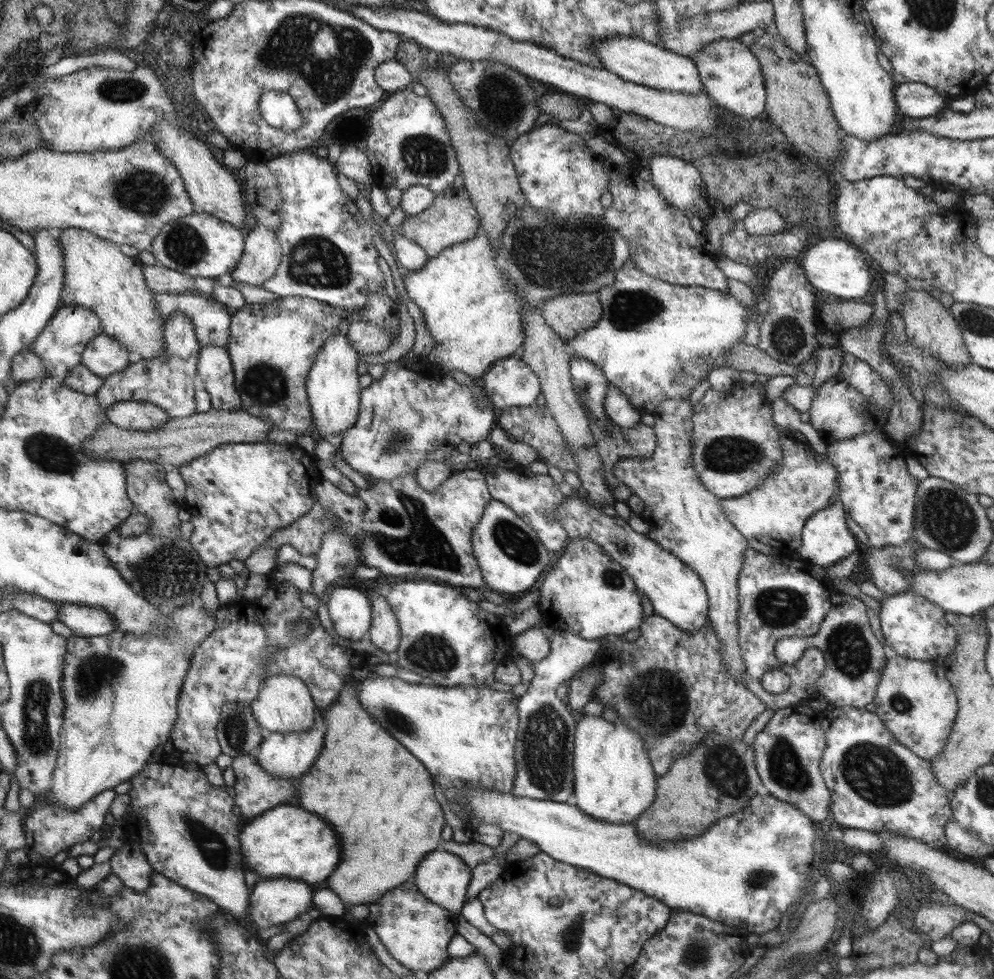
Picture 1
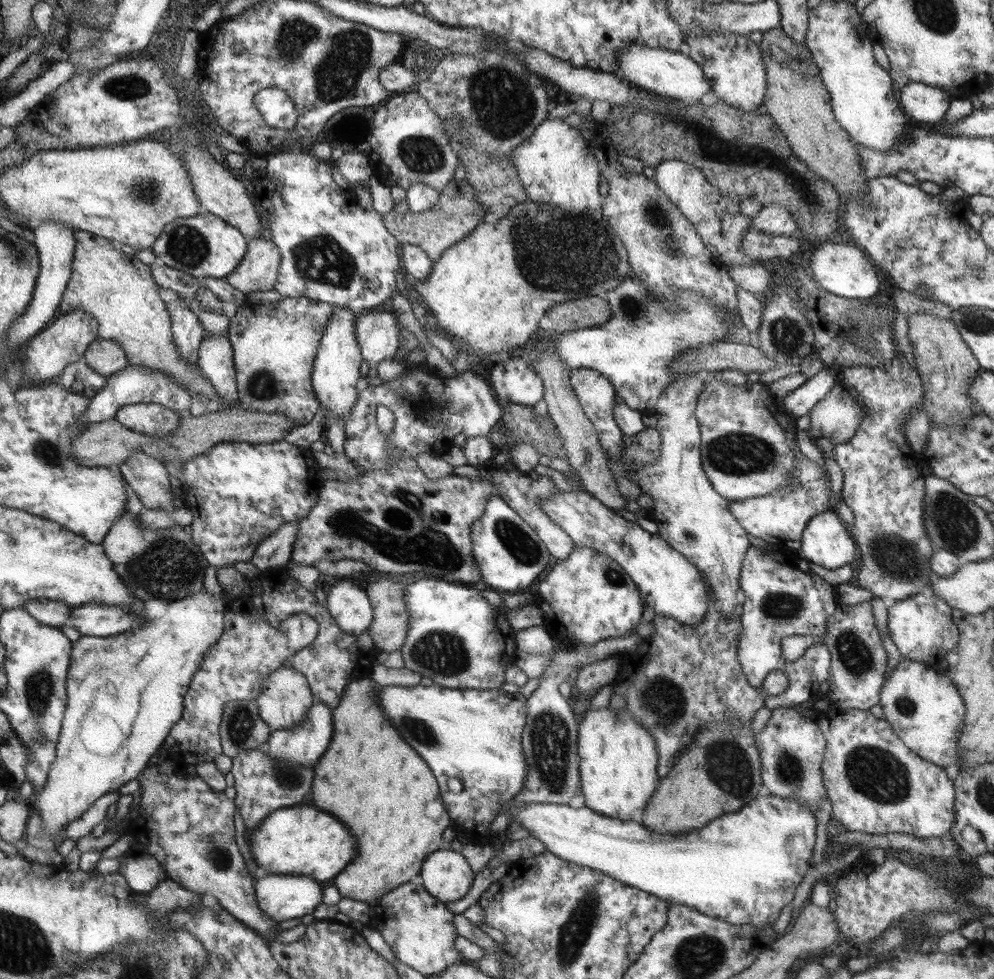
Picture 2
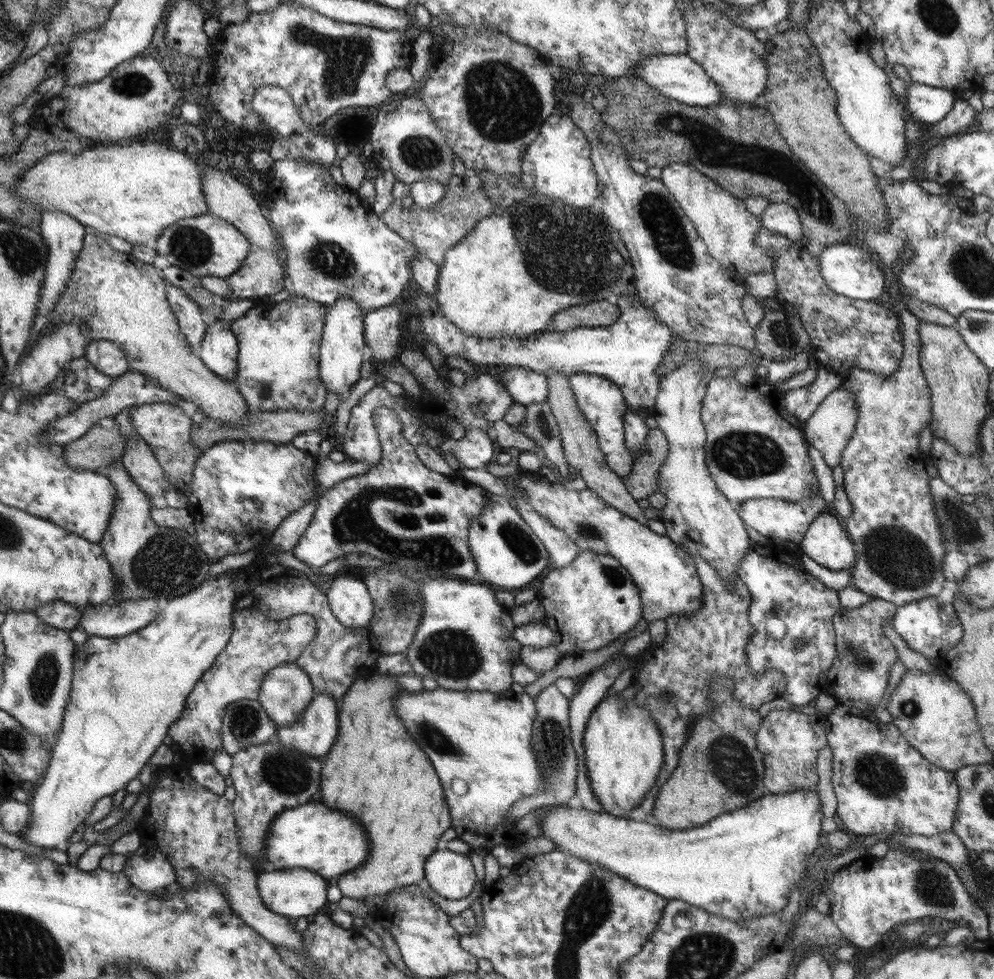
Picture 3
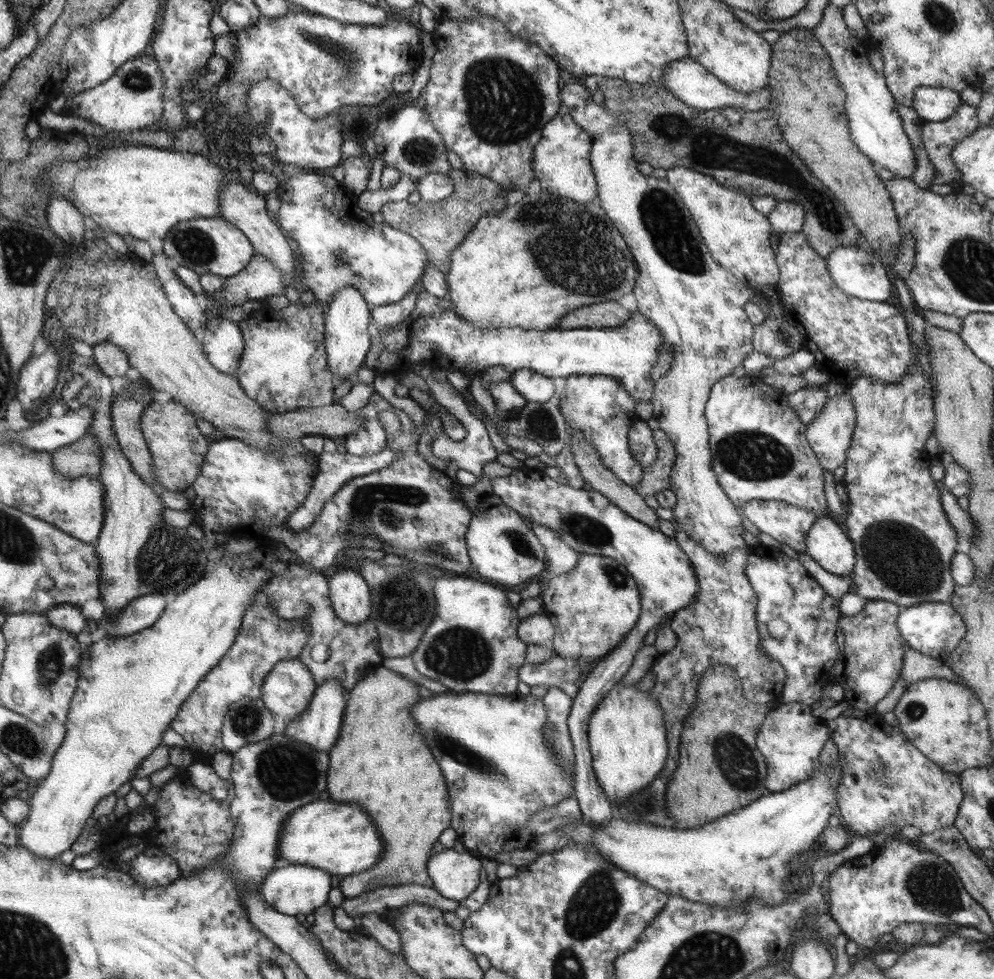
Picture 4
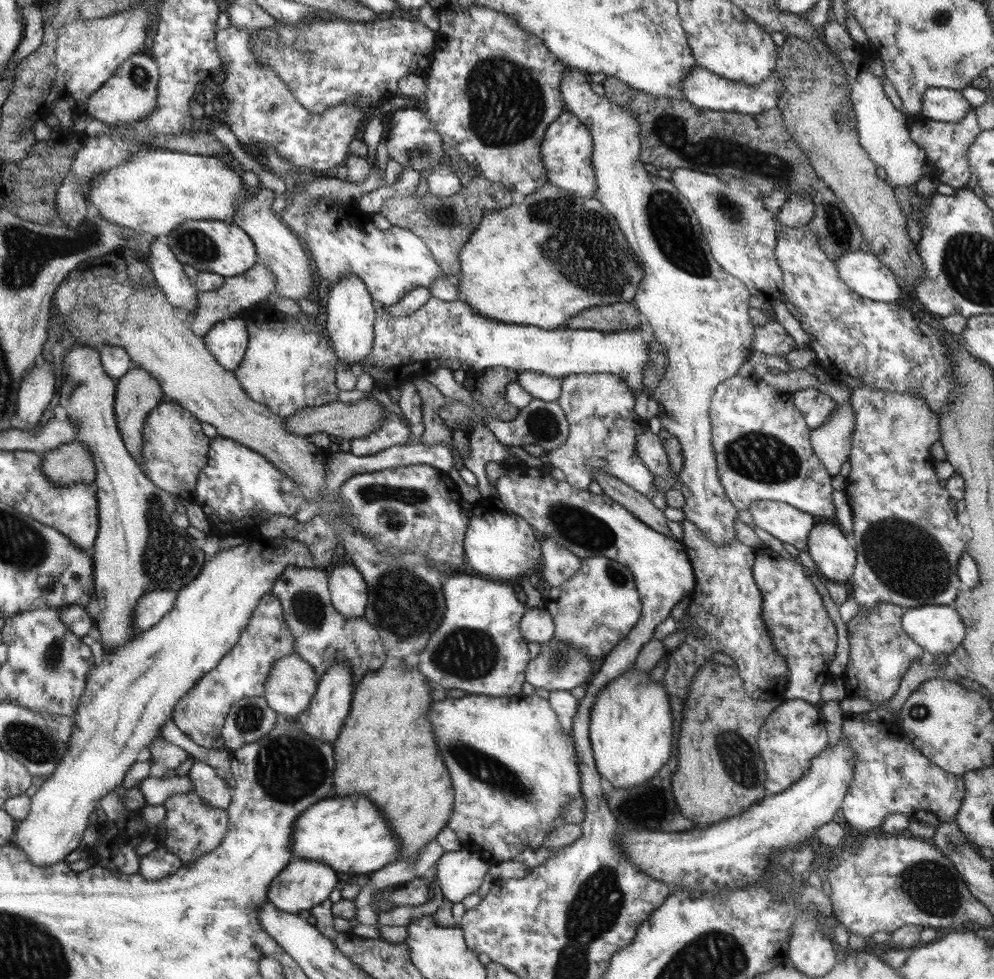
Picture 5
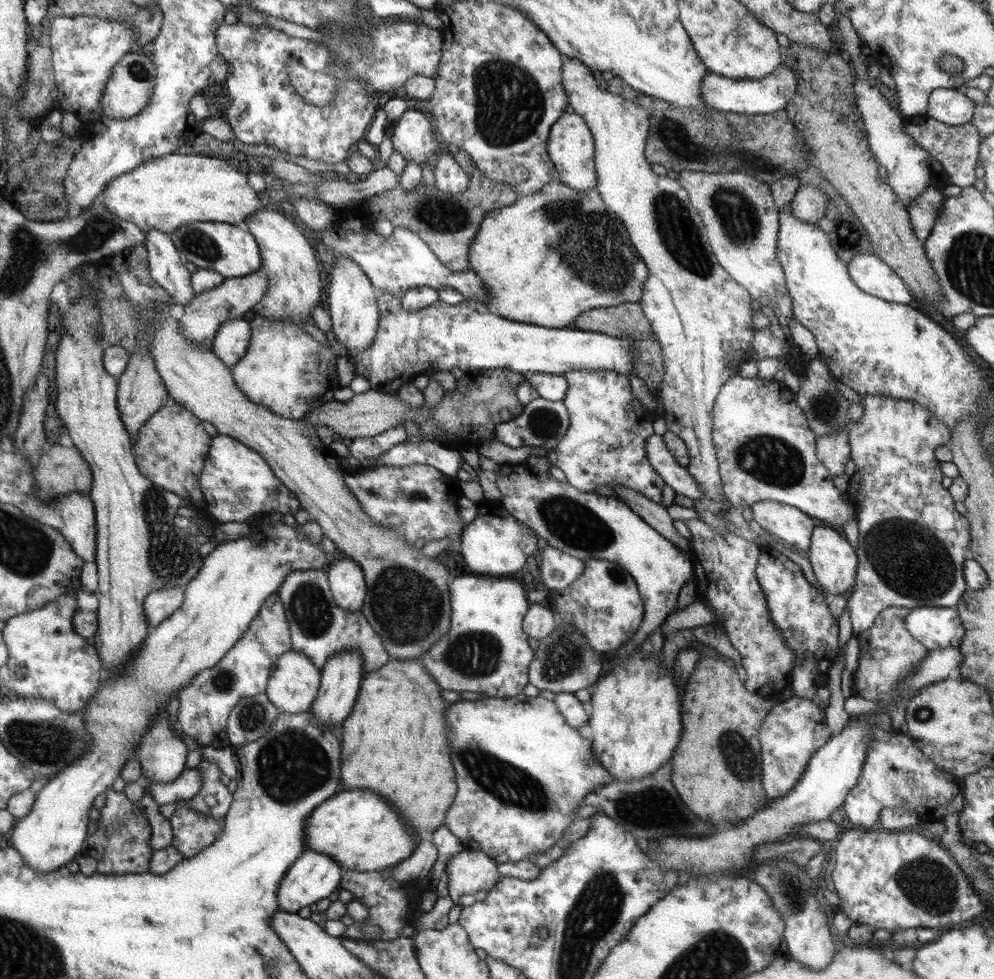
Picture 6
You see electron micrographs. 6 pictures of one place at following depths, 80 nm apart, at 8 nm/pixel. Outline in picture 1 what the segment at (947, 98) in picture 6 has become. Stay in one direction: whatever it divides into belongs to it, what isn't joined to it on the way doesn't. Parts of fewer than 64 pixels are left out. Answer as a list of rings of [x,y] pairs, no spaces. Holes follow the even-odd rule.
[[[900,83],[893,90],[897,112],[913,119],[939,115],[947,99],[922,83]]]

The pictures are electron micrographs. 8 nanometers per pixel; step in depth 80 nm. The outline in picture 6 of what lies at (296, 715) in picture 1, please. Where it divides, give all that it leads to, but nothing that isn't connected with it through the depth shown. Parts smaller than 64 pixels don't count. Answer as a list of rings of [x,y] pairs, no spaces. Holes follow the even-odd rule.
[[[289,651],[278,657],[272,670],[268,688],[265,691],[268,700],[277,706],[282,713],[298,714],[306,712],[316,702],[321,688],[321,669],[306,654]]]

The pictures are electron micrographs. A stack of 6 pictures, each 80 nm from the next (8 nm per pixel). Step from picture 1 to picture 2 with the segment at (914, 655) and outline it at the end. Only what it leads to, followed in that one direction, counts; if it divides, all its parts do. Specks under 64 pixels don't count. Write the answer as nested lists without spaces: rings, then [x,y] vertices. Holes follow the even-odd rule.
[[[924,587],[914,596],[899,600],[887,610],[887,630],[902,658],[933,664],[953,651],[959,641],[959,630],[952,620],[952,611],[941,598]]]

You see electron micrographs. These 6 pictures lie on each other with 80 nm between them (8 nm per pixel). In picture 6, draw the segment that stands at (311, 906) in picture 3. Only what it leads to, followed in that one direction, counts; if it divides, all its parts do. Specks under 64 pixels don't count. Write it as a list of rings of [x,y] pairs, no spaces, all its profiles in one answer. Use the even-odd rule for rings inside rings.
[[[306,848],[301,858],[289,870],[285,879],[281,882],[279,889],[279,900],[282,911],[298,913],[304,906],[317,903],[318,900],[328,899],[332,892],[340,889],[345,872],[333,857],[328,857],[322,853],[316,853]]]

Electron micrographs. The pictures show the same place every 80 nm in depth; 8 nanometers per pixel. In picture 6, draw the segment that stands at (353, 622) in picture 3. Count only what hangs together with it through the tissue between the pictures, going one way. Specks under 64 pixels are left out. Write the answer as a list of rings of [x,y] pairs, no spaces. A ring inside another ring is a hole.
[[[347,556],[333,563],[328,572],[336,603],[348,612],[360,611],[369,592],[361,565]]]

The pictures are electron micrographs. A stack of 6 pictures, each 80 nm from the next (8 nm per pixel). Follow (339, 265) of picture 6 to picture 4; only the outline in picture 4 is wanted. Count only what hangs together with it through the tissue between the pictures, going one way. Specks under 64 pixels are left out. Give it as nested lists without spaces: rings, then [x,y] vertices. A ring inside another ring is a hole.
[[[353,286],[338,291],[331,302],[325,305],[325,349],[328,352],[330,373],[346,381],[365,364],[372,346],[371,307],[364,293]]]

